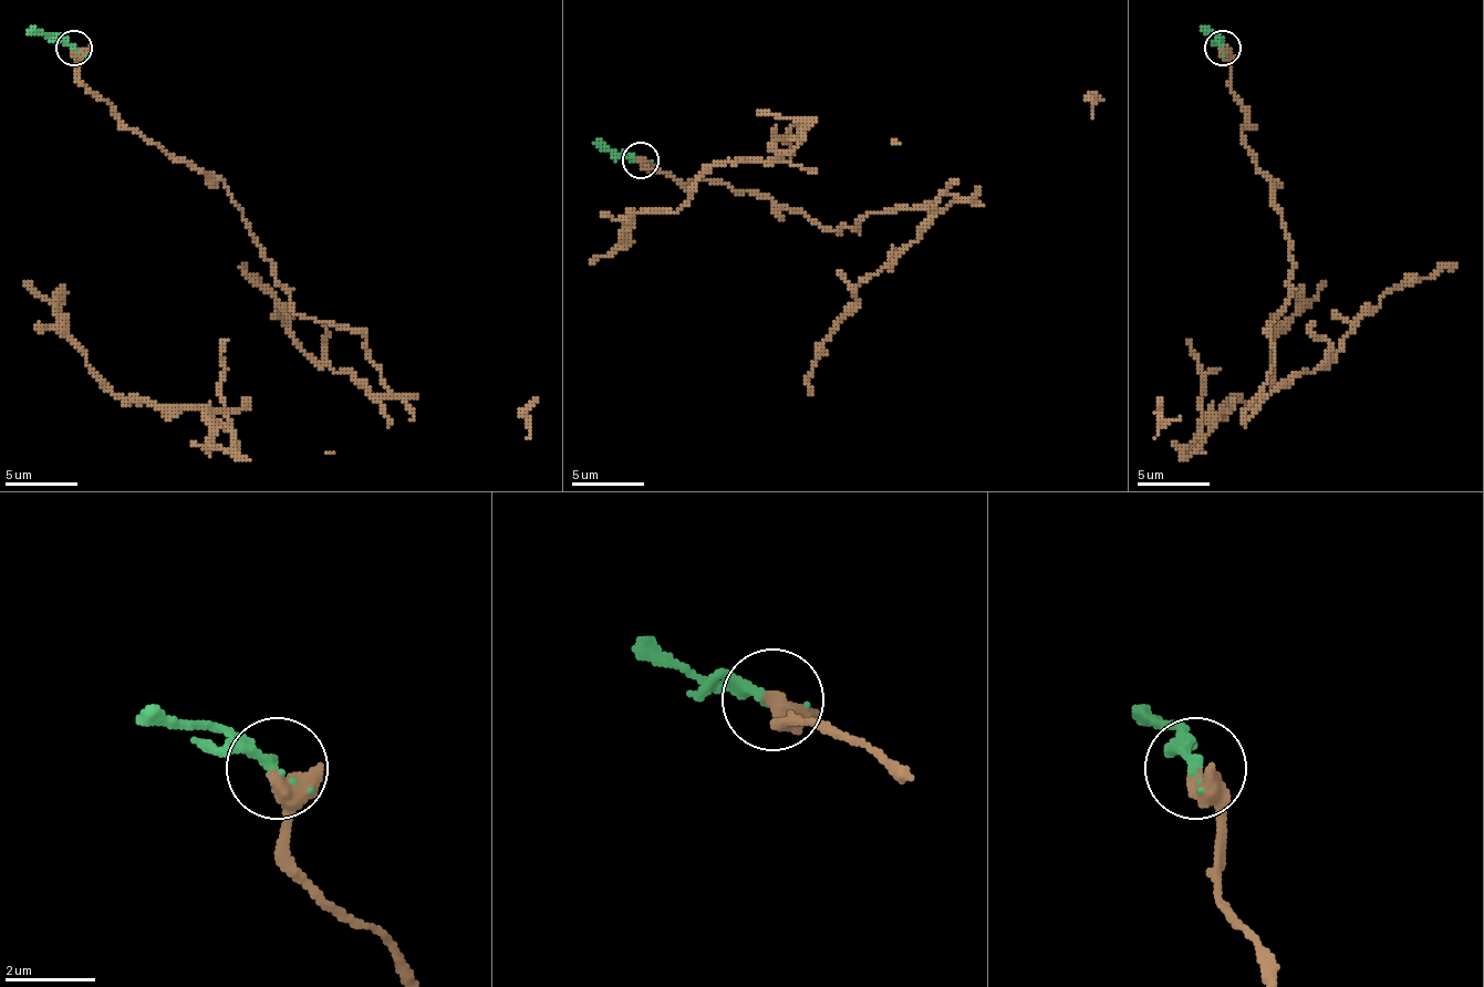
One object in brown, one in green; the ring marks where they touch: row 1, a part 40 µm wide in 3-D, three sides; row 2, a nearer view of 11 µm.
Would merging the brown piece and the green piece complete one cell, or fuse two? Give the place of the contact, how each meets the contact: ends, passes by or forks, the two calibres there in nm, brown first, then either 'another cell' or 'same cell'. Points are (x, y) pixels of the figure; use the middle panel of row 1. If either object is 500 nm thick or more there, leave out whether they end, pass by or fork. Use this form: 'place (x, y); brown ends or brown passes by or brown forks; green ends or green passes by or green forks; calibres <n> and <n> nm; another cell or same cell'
place (640, 160); calibres 550 and 240 nm; another cell

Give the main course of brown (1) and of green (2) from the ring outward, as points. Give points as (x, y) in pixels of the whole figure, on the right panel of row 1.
1: (1223, 49), (1293, 259), (1270, 325), (1274, 365), (1256, 394), (1314, 372), (1405, 281), (1456, 263)
2: (1223, 49), (1220, 38), (1205, 30)

